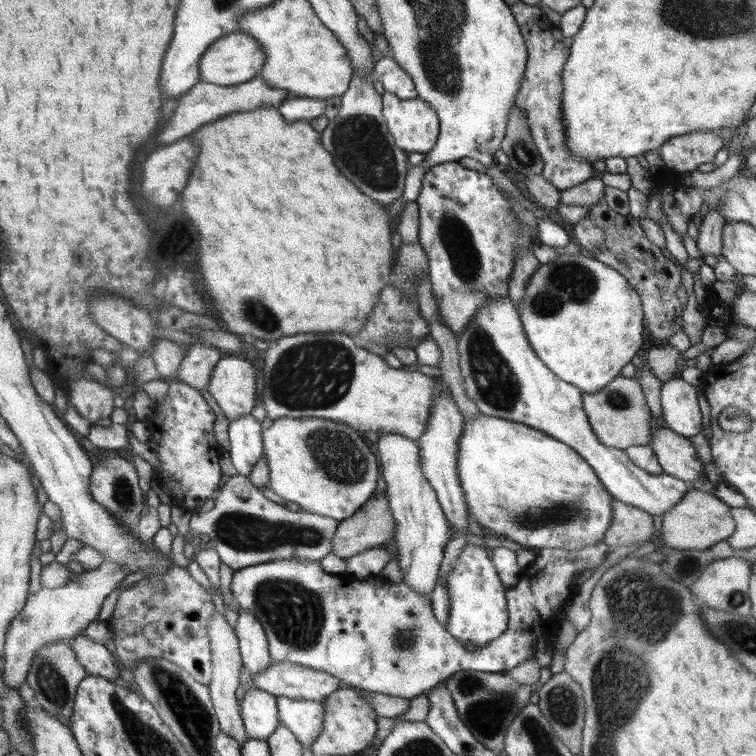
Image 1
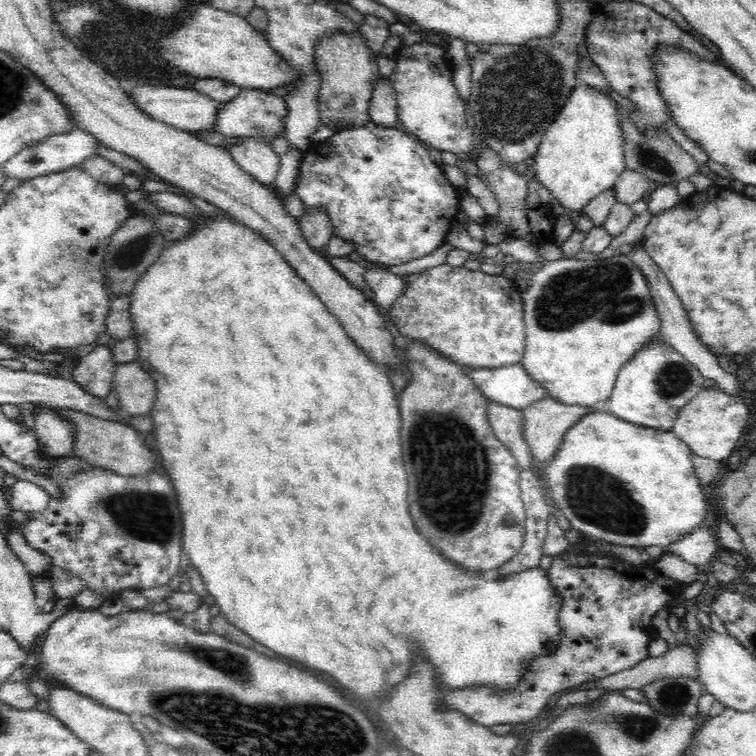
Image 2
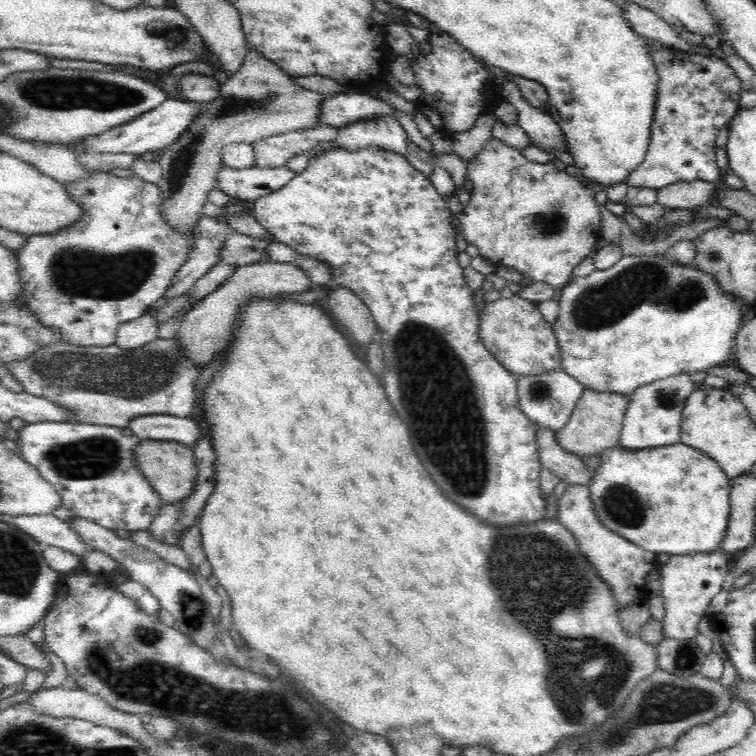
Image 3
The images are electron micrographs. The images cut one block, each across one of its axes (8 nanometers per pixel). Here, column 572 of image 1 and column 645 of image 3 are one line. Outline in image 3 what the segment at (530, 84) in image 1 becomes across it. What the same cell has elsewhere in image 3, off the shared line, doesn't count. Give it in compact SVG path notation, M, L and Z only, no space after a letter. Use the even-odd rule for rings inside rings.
M656 45L652 51L658 69L658 94L655 118L652 120L650 144L644 160L625 182L628 187L664 188L678 181L696 178L720 182L720 167L716 163L718 130L741 108L740 79L720 53L674 51Z

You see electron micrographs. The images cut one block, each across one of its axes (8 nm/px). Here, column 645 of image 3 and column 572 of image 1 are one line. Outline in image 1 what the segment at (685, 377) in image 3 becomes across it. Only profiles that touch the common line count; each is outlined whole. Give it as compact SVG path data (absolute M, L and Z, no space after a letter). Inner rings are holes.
M507 294L488 297L466 324L457 342L462 386L480 413L527 424L567 444L594 470L610 496L652 516L662 516L692 488L674 476L642 471L629 460L625 450L606 447L596 438L584 412L580 390L574 384L560 380L536 356L514 301Z

